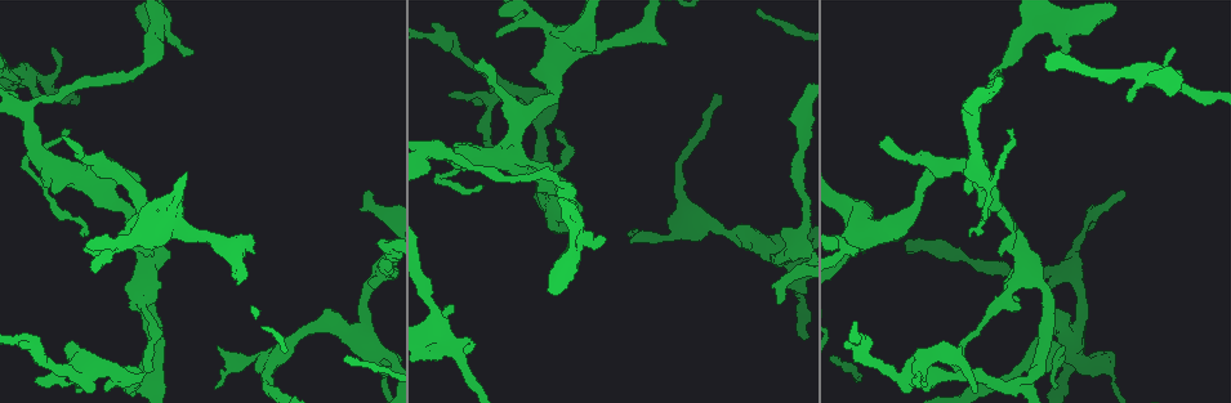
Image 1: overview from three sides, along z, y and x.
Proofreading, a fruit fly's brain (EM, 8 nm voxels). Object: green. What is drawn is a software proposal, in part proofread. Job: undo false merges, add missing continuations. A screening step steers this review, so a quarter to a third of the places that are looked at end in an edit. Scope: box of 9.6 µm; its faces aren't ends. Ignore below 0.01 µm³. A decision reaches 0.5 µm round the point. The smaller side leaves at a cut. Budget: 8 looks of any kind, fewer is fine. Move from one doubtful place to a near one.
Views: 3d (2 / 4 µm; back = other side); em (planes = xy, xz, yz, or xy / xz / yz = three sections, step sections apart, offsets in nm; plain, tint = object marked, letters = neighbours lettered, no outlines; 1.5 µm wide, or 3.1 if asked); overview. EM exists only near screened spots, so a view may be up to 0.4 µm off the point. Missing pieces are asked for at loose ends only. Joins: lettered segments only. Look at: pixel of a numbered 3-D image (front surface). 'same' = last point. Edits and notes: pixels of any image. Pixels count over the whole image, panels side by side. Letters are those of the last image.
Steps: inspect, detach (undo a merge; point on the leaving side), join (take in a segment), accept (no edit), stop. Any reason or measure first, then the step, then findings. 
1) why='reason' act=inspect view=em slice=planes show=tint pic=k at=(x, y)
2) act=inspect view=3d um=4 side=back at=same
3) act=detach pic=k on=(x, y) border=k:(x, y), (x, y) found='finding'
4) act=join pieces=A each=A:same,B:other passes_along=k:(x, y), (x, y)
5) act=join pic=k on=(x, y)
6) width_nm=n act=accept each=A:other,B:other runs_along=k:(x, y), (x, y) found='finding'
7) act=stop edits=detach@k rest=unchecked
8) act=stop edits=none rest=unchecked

why='free end' act=inspect view=3d um=4 pic=1 at=(553, 165)

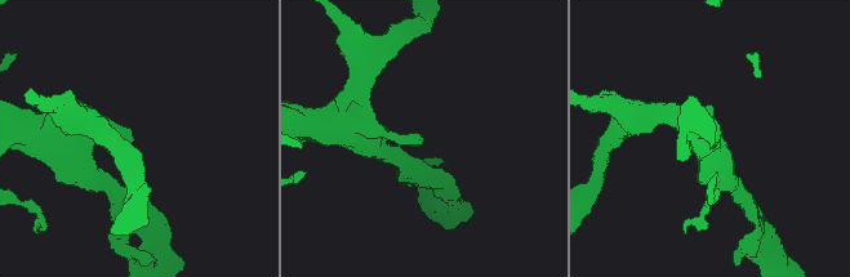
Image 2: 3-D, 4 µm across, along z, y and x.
why='now the EM' act=inspect view=em slice=planes show=letters pic=2 at=(418, 136)

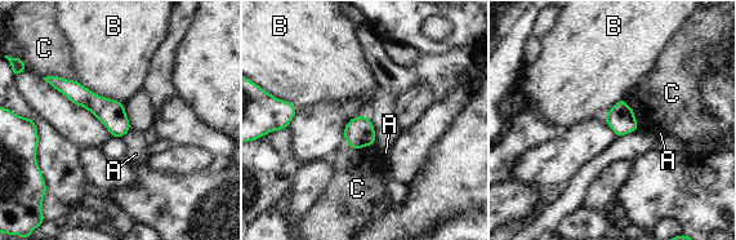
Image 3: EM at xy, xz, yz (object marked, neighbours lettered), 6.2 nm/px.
act=accept each=A:other,B:other,C:other border=3:(74, 79), (97, 94), (123, 103) found='none of them fits'

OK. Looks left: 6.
why='tapers out' act=inspect view=em slice=yz step=4 show=plain pic=1 at=(969, 234)

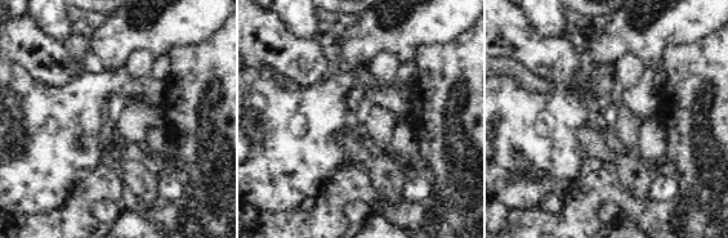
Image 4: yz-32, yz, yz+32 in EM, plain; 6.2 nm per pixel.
why='what lies round it' act=inspect view=em slice=yz step=4 show=letters at=same

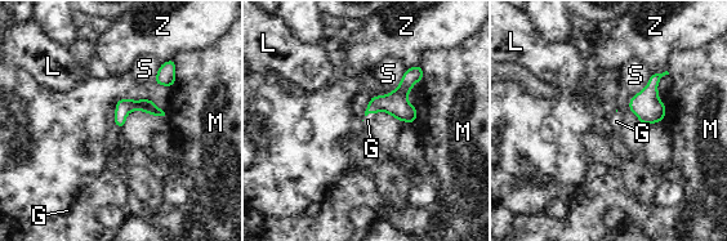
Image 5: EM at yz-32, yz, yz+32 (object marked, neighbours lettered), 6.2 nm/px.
act=join pieces=G each=G:same,L:other,M:other,S:other,Z:other passes_along=5:(395, 103), (369, 112), (368, 120) found='the neuron continues'

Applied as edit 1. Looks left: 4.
why='branch point' act=inspect view=3d um=4 pic=2 at=(41, 103)

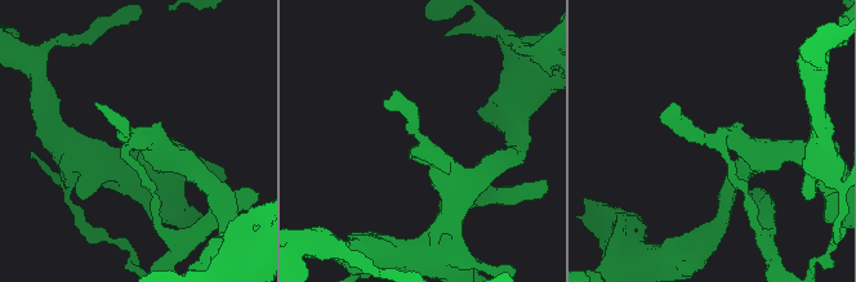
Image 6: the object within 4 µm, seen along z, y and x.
why='now the EM' act=inspect view=em slice=yz step=8 show=tint pic=6 at=(721, 140)

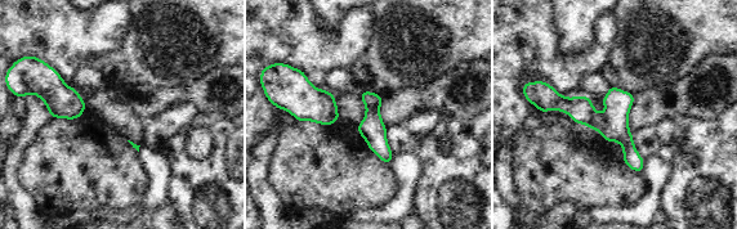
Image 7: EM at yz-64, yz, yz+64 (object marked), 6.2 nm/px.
act=inspect view=em slice=yz step=8 show=letters at=same

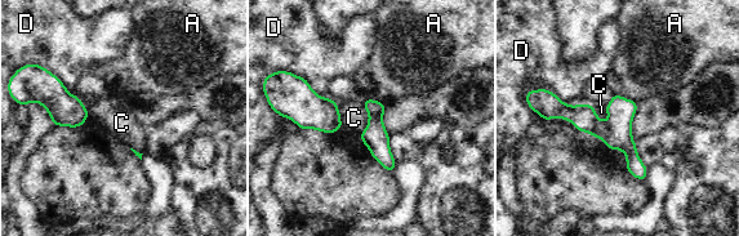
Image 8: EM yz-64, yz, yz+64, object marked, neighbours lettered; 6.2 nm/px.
act=detach pic=8 on=(620, 111) each=A:other,C:other,D:other part_leaving=8:(617, 98), (620, 138), (642, 176) found='two neurons meet here'

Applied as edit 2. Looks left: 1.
act=stop edits=join@5,detach@8 rest=unchecked

